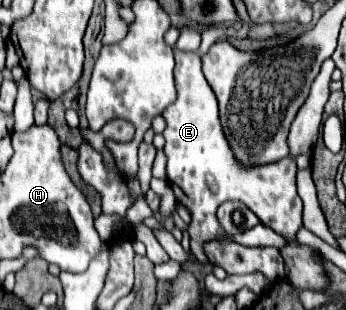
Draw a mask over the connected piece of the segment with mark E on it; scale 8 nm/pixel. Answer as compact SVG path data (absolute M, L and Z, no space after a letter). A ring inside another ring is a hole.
M174 47L174 57L178 99L162 113L166 121L164 153L168 159L166 175L174 189L174 195L178 203L188 207L192 213L192 223L188 225L188 233L192 237L192 255L204 263L206 255L202 251L202 245L216 239L218 235L226 235L218 227L216 209L228 199L244 201L246 205L250 205L250 211L264 223L232 237L236 243L242 243L246 247L286 247L284 239L294 239L296 231L302 227L302 199L296 191L297 166L290 157L254 167L238 161L220 125L218 101L202 73L200 55L186 53Z

